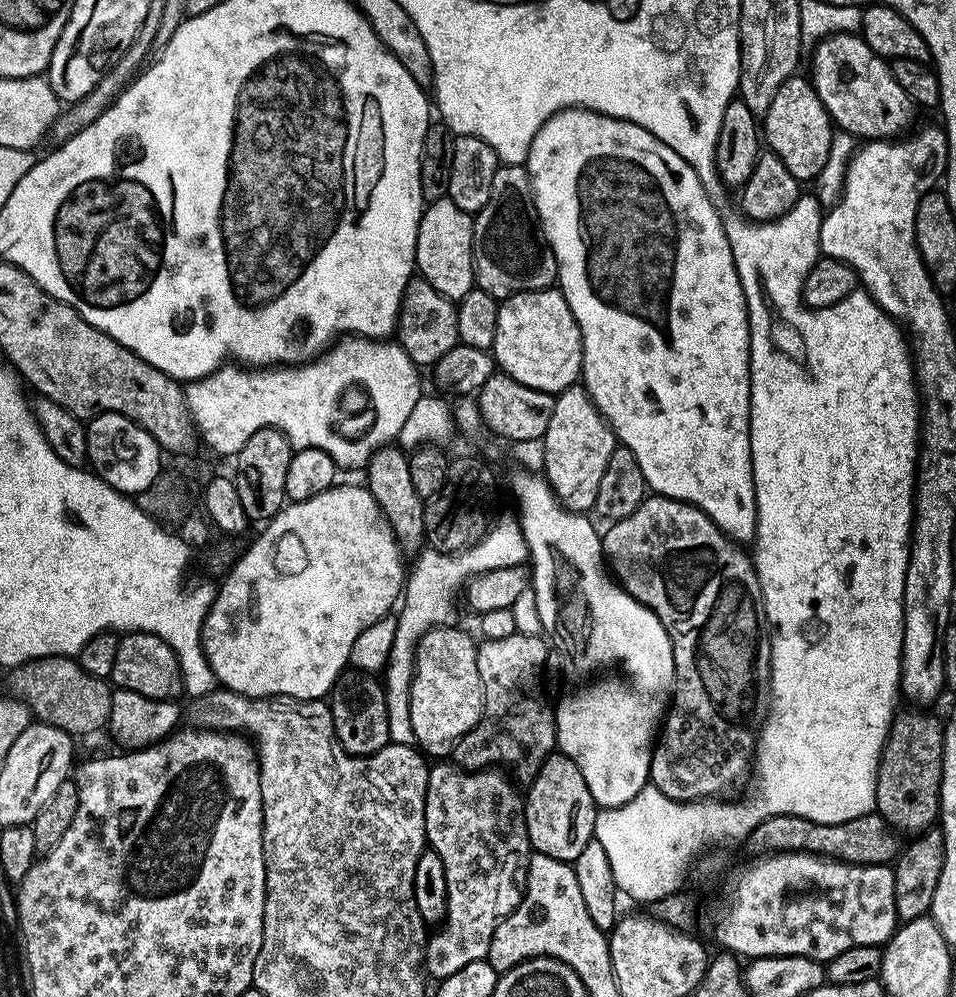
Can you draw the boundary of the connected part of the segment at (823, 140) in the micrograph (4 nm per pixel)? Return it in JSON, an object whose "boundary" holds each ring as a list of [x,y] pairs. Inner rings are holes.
{"boundary":[[[794,74],[782,82],[778,94],[774,94],[774,102],[770,102],[770,110],[766,110],[762,118],[762,140],[778,158],[782,158],[782,162],[786,162],[786,170],[790,170],[796,180],[812,182],[820,175],[822,166],[826,166],[826,158],[830,158],[833,135],[834,125],[811,79],[804,77],[803,80],[800,74]]]}

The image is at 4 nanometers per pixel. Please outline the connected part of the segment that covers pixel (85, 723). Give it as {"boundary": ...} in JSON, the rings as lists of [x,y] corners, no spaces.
{"boundary":[[[47,656],[13,668],[8,674],[7,691],[13,699],[22,700],[39,722],[58,726],[74,738],[92,734],[108,724],[113,689],[103,678],[82,670],[79,661],[68,656]]]}

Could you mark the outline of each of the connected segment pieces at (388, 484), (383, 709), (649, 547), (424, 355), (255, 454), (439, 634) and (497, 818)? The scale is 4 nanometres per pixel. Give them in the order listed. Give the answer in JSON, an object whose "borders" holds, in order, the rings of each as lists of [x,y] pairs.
{"borders":[[[[399,446],[377,448],[376,453],[368,459],[367,472],[367,490],[374,498],[374,502],[378,502],[386,522],[390,522],[390,530],[396,535],[396,541],[399,542],[401,549],[405,553],[419,553],[424,540],[424,506],[426,500],[425,497],[418,494],[418,490],[414,490],[414,482],[410,478],[408,452]]],[[[348,670],[337,680],[330,693],[332,721],[338,742],[352,756],[369,756],[382,750],[391,741],[387,717],[387,696],[384,685],[375,675]]],[[[655,494],[649,495],[630,514],[621,520],[611,521],[603,529],[602,543],[607,567],[611,575],[615,577],[621,588],[628,592],[642,606],[646,606],[660,619],[666,634],[672,643],[674,650],[674,666],[676,667],[676,683],[672,686],[672,699],[670,707],[662,721],[662,727],[658,733],[658,739],[652,750],[652,761],[650,762],[651,787],[662,790],[666,798],[671,800],[706,800],[709,798],[720,798],[725,794],[727,788],[732,788],[743,778],[754,764],[754,749],[757,740],[760,739],[760,727],[764,725],[770,711],[770,681],[772,679],[772,638],[770,625],[764,613],[764,599],[758,582],[756,566],[751,555],[743,552],[737,541],[731,540],[718,525],[716,525],[702,509],[695,504],[687,504],[674,498],[666,498]]],[[[414,278],[406,286],[404,297],[400,303],[400,313],[396,319],[395,339],[401,348],[406,350],[406,354],[417,366],[434,366],[442,358],[442,354],[446,354],[446,350],[450,350],[458,341],[458,326],[456,325],[456,304],[448,300],[442,294],[438,294],[438,290],[434,290],[434,286],[430,286],[430,282],[426,282],[422,278]]],[[[263,428],[250,434],[250,438],[246,438],[242,450],[236,453],[234,479],[238,486],[238,498],[242,502],[243,508],[246,509],[249,521],[270,521],[284,509],[288,500],[286,470],[290,466],[293,451],[292,444],[284,432],[278,428]]],[[[458,627],[432,628],[416,644],[409,690],[410,723],[419,751],[429,757],[436,756],[432,758],[451,754],[456,743],[484,713],[482,678],[478,678],[478,644],[475,639],[472,641],[470,633]]],[[[436,762],[429,767],[426,786],[426,840],[431,851],[442,858],[446,866],[448,887],[448,913],[436,932],[427,937],[424,945],[423,967],[433,981],[445,980],[450,974],[470,966],[470,962],[487,960],[494,930],[518,906],[522,895],[518,877],[530,852],[526,818],[525,797],[520,796],[517,785],[500,770],[465,770],[451,762]]]]}

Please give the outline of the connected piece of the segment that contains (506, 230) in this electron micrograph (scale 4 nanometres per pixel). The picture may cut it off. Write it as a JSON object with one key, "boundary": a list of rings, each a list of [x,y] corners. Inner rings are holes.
{"boundary":[[[505,164],[494,174],[494,186],[490,186],[490,202],[486,202],[486,206],[482,206],[482,210],[475,213],[472,221],[472,261],[474,262],[474,278],[476,279],[475,287],[486,290],[486,294],[490,294],[498,302],[519,292],[542,290],[543,288],[553,287],[557,283],[558,265],[552,253],[552,247],[544,239],[544,234],[540,227],[540,217],[536,214],[536,203],[532,193],[532,179],[528,177],[528,169],[524,164]]]}

